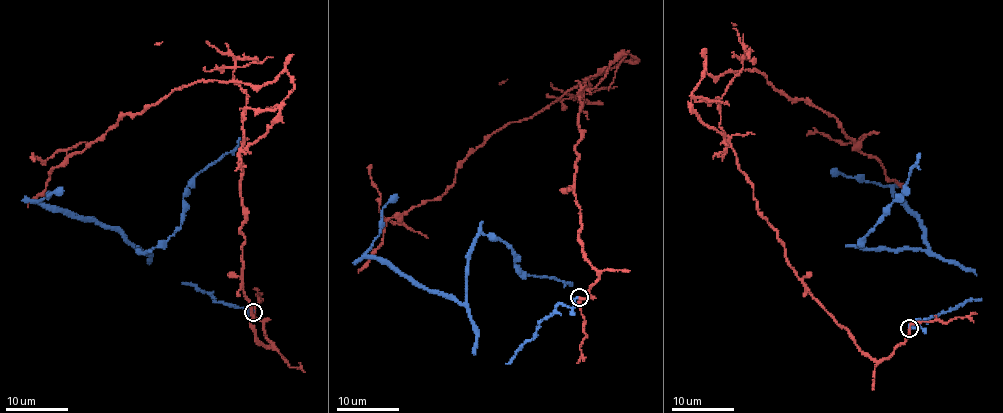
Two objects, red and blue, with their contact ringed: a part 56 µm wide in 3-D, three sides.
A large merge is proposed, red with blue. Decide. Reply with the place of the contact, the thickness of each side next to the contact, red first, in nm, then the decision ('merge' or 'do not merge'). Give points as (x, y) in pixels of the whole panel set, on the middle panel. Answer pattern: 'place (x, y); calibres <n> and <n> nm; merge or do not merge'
place (579, 297); calibres 240 and 280 nm; do not merge

